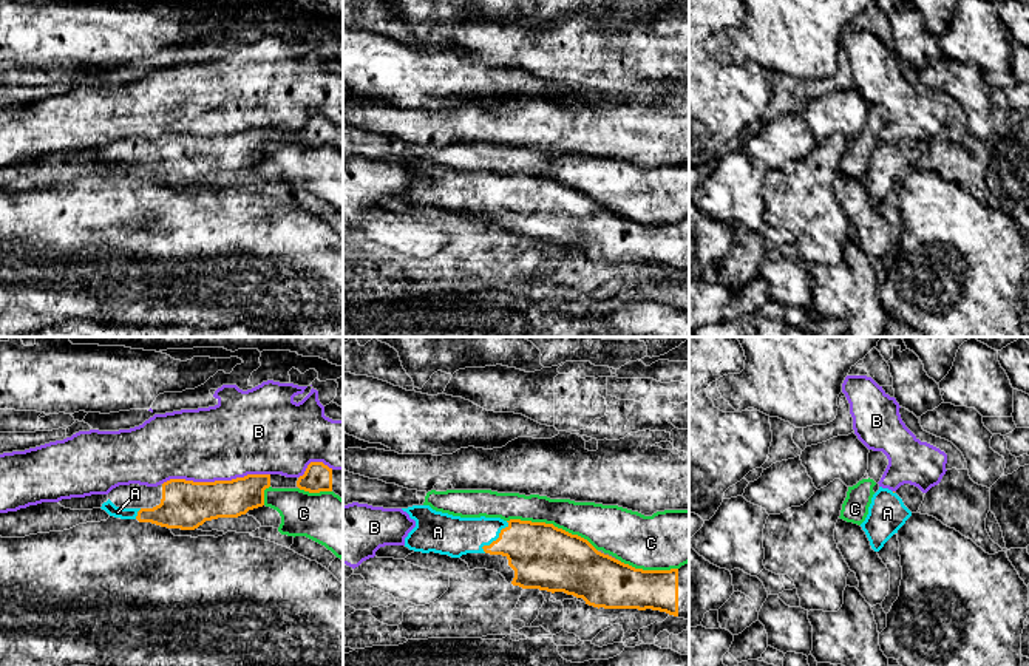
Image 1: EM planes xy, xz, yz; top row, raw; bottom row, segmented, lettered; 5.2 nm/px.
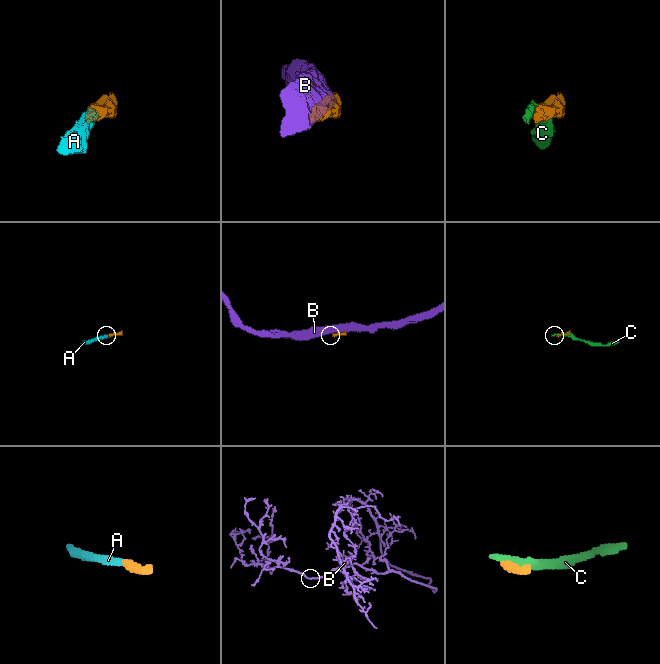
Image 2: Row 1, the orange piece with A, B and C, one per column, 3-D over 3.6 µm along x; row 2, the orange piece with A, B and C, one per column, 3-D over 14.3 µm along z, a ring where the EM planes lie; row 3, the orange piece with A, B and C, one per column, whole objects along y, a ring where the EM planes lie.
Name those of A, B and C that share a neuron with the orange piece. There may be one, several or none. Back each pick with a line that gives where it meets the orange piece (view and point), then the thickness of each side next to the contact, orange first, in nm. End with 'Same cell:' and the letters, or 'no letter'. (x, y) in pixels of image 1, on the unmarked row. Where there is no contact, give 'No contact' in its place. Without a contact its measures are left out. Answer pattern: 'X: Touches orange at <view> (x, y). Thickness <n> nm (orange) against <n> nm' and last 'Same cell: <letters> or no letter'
A: Touches orange at xz (496, 193). Thickness 320 nm (orange) against 220 nm
Same cell: A

